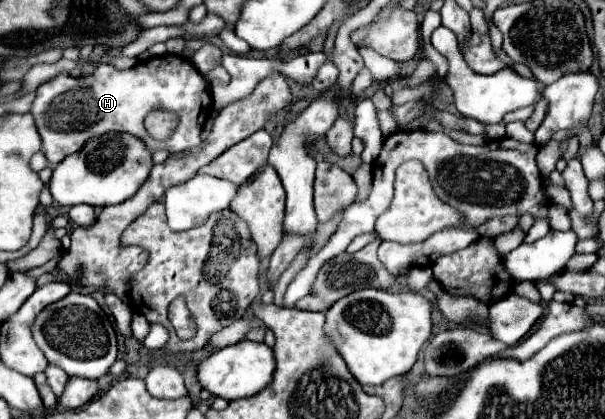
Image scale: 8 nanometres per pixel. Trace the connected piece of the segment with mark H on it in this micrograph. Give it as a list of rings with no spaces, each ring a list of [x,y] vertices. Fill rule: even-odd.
[[[162,55],[126,71],[118,71],[112,65],[100,65],[94,71],[96,73],[88,77],[58,75],[36,89],[32,115],[42,137],[42,151],[50,165],[58,165],[90,137],[108,131],[128,131],[144,139],[152,151],[168,149],[170,153],[178,153],[202,143],[200,133],[208,121],[208,113],[212,113],[212,97],[210,85],[188,57]],[[152,109],[178,115],[178,127],[166,141],[156,141],[144,127],[144,119]]]

